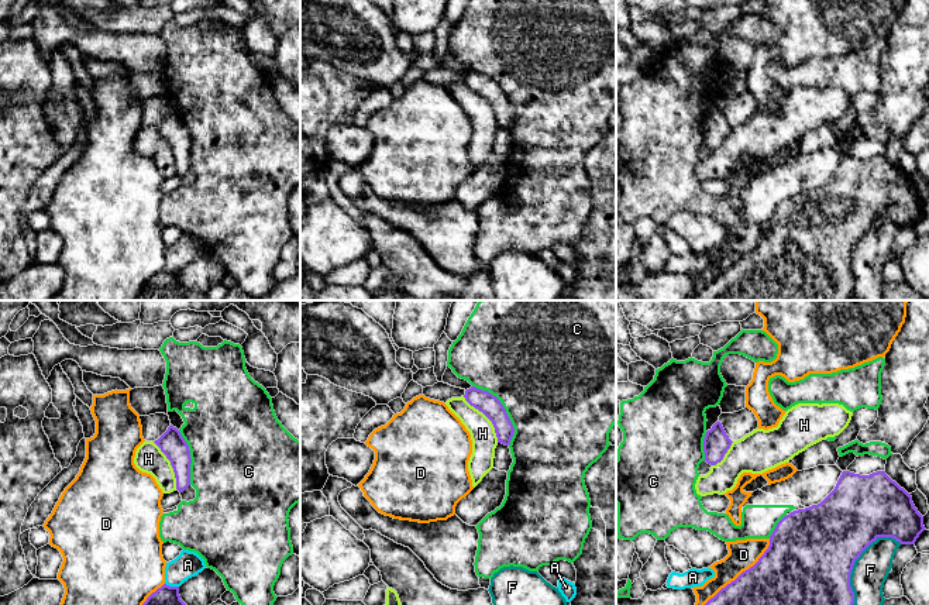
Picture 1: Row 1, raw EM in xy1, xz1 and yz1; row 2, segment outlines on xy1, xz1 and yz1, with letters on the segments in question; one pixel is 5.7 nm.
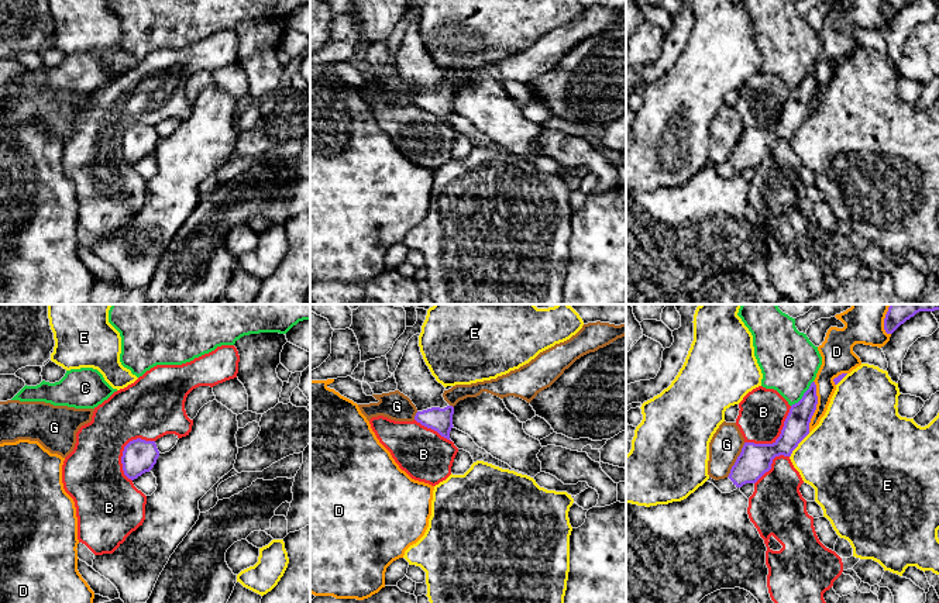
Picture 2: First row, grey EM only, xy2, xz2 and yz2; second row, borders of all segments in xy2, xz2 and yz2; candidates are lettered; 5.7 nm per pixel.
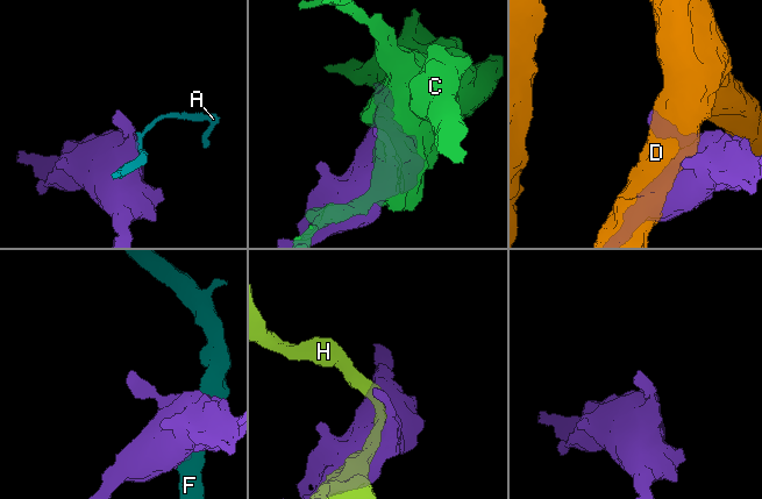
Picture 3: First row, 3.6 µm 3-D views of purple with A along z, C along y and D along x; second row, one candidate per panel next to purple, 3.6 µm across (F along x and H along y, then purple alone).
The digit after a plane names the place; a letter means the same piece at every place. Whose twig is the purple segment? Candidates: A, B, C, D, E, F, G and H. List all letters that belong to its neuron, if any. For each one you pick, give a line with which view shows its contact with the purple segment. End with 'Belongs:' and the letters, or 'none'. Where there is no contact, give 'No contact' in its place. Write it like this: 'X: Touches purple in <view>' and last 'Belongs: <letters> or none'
Belongs: none

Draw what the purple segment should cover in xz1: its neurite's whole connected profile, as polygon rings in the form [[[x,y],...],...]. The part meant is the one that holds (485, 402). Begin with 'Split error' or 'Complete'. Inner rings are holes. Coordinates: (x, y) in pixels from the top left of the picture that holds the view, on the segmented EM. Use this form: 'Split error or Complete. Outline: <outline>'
Complete. Outline: [[[475,386],[467,389],[464,398],[471,406],[482,412],[492,422],[498,443],[509,446],[515,427],[500,401],[488,391]]]

